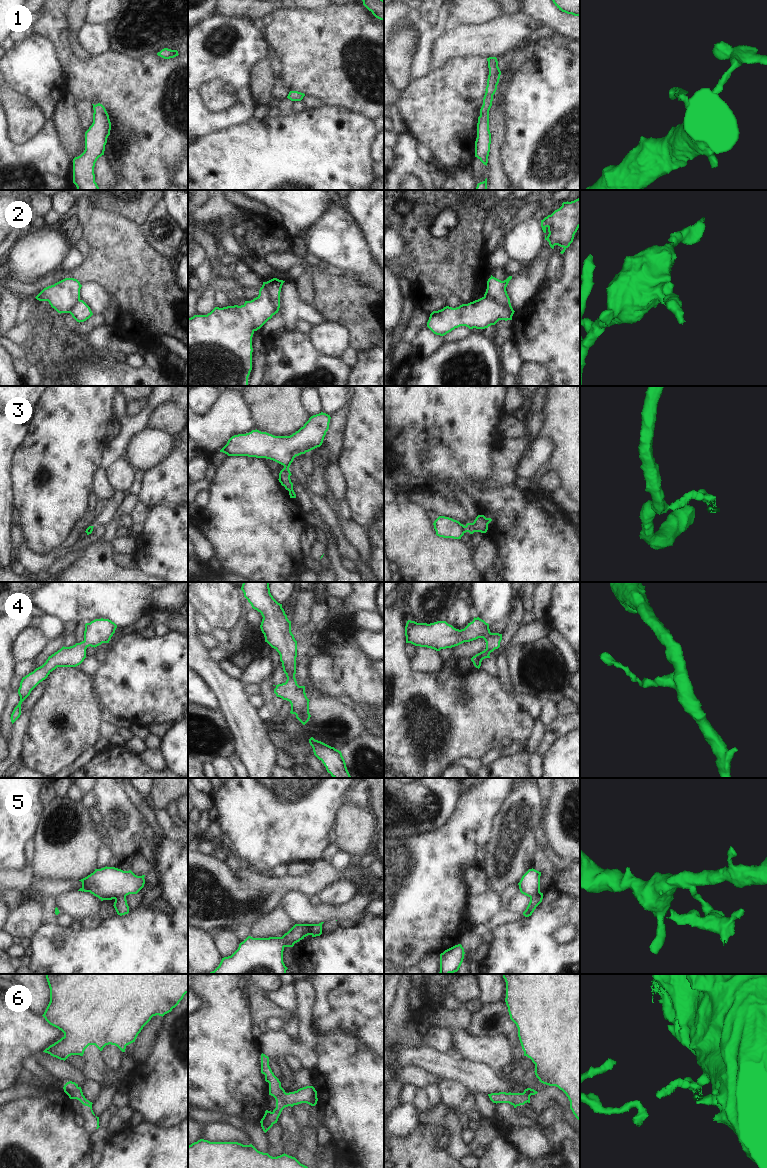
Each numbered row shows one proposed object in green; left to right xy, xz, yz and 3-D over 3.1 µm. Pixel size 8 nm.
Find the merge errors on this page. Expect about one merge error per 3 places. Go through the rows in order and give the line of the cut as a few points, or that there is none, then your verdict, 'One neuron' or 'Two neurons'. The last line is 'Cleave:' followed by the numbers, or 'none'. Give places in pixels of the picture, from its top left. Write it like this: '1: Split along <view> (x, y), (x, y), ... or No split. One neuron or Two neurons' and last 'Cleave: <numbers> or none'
1: No split. One neuron
2: Split along yz (484, 296), (507, 304), (512, 309). Two neurons
3: Split along yz (464, 526), (467, 531). Two neurons
4: No split. One neuron
5: Split along yz (542, 894), (535, 893), (530, 897). Two neurons
6: No split. One neuron
Cleave: 2, 3, 5.

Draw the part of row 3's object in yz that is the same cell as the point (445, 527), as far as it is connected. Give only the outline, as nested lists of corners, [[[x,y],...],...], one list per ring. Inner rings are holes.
[[[439,516],[433,523],[436,535],[443,538],[461,539],[467,532],[459,521],[449,517]]]

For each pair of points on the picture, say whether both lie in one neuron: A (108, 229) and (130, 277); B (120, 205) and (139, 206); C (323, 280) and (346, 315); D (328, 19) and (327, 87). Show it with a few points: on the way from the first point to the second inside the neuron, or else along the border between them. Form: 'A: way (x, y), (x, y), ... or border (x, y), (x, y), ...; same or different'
A: way (114, 241), (125, 265); same
B: way (125, 205), (134, 205); same
C: way (327, 289), (344, 306); same
D: way (328, 36), (328, 70); same

